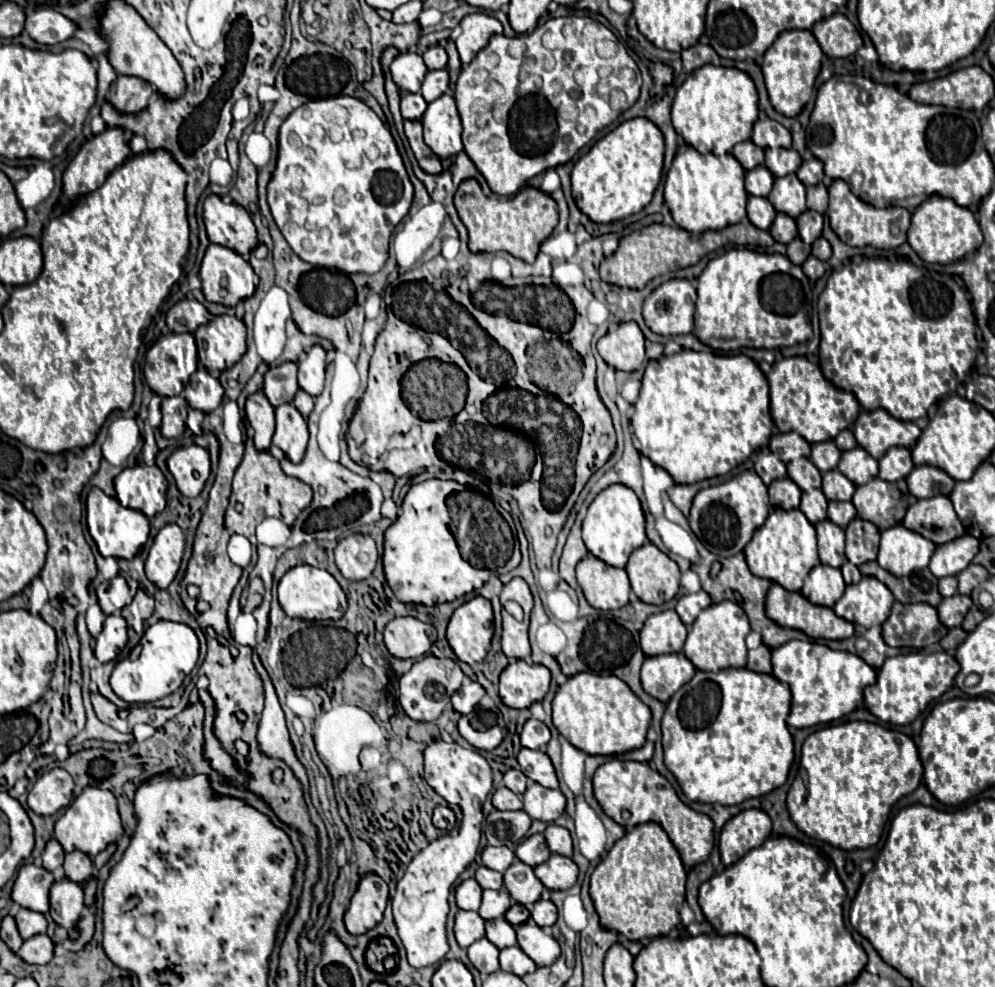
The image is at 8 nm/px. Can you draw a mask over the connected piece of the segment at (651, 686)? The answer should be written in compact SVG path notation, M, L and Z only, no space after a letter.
M683 652L661 654L647 658L641 668L643 690L661 700L663 704L695 674L695 666L685 658Z

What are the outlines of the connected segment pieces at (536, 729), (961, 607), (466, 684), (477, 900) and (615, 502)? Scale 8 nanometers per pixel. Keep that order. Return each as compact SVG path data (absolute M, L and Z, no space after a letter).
M531 718L531 720L527 720L525 726L523 726L521 746L531 748L531 750L541 750L541 748L545 748L545 744L549 742L549 738L551 738L549 728L547 728L543 722Z
M955 594L951 598L943 598L943 602L937 606L939 612L939 620L941 624L945 624L945 628L955 628L961 626L965 614L971 608L971 598L963 596L963 594Z
M465 678L461 688L451 696L451 704L459 714L469 714L483 696L485 696L485 688L479 682Z
M471 878L471 880L463 880L457 888L455 888L455 900L457 906L461 910L479 910L481 906L481 886Z
M613 484L605 488L589 506L589 512L583 520L583 544L587 546L589 554L603 560L609 566L625 568L629 554L643 546L647 540L645 536L645 512L637 494L623 484Z

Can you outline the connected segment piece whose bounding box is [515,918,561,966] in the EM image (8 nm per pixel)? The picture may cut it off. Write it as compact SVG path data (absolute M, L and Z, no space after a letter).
M531 918L515 928L517 932L517 944L519 948L537 964L537 966L551 966L559 954L561 948L557 940L549 934L545 934Z

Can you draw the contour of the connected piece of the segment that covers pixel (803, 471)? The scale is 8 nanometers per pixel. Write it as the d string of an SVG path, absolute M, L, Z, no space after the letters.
M801 458L797 462L787 464L787 472L789 478L803 490L813 490L813 488L821 488L821 472L815 468L815 464L809 458Z

